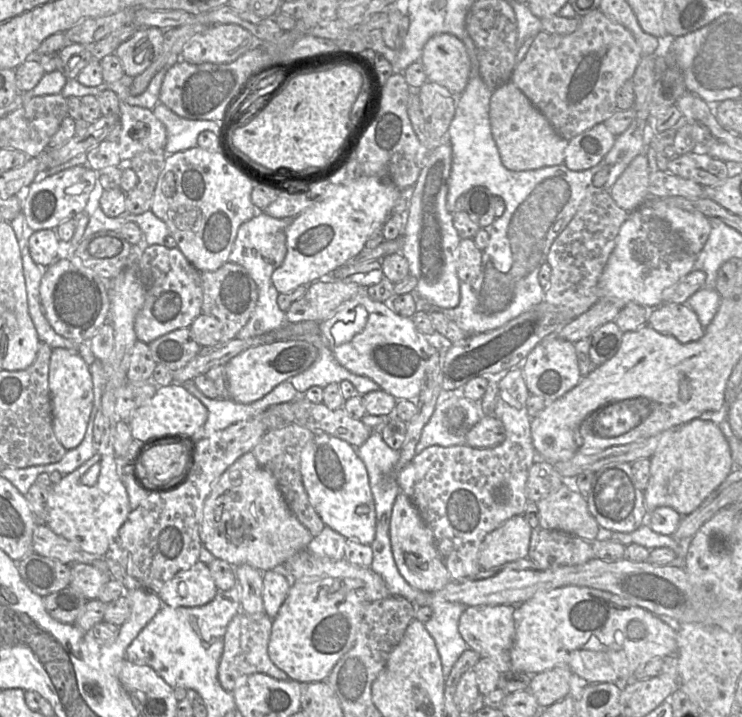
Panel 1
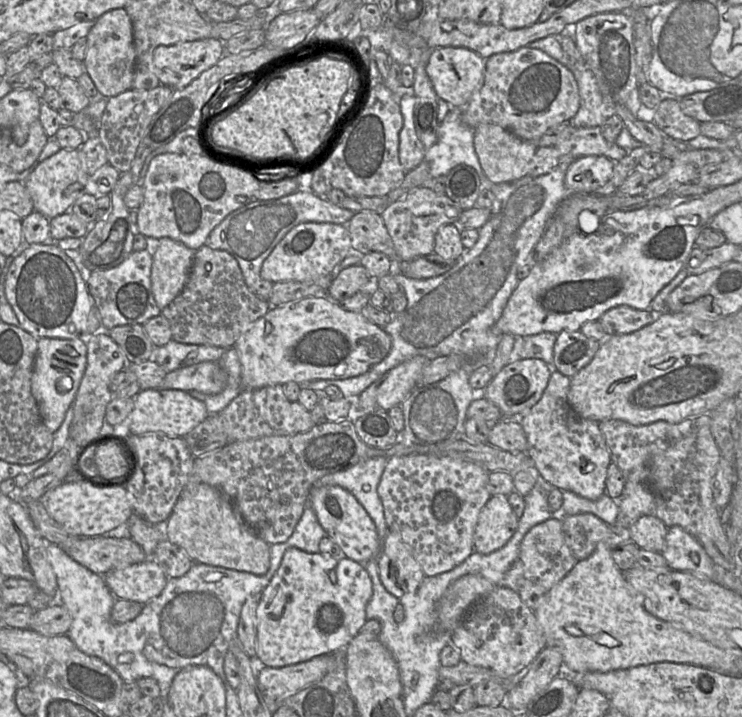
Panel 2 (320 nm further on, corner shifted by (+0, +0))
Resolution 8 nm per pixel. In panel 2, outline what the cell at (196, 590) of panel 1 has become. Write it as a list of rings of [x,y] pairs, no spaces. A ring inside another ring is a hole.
[[[152,559],[103,575],[116,599],[135,601],[142,605],[157,597],[165,588],[168,577]]]

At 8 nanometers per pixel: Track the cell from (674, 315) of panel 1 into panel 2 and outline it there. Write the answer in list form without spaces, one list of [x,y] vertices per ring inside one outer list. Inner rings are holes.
[[[620,305],[607,310],[598,320],[607,335],[629,334],[648,325],[656,318],[650,309],[638,310]]]

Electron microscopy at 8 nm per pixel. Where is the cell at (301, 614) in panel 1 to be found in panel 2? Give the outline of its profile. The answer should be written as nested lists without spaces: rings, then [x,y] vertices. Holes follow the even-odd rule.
[[[295,547],[288,548],[283,557],[278,570],[271,578],[270,583],[259,595],[259,604],[256,611],[257,618],[257,642],[256,656],[266,667],[280,668],[296,663],[308,661],[316,656],[331,654],[337,650],[342,650],[358,635],[362,626],[367,621],[366,606],[372,597],[373,585],[364,564],[351,560],[349,558],[335,559],[330,555],[323,555],[321,552],[308,553]]]

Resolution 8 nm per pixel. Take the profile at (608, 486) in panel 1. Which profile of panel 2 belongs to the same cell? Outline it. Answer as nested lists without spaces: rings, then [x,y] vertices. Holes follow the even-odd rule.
[[[552,370],[539,401],[521,420],[527,438],[526,453],[544,480],[555,488],[568,490],[589,500],[605,492],[605,481],[611,456],[598,422],[579,416],[568,403],[571,379]]]

